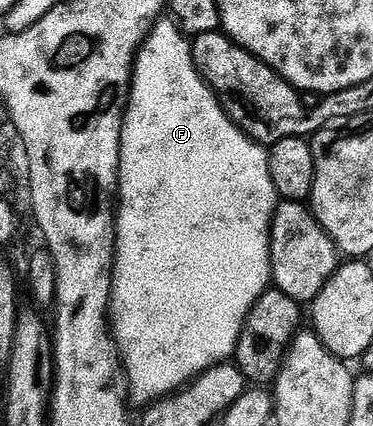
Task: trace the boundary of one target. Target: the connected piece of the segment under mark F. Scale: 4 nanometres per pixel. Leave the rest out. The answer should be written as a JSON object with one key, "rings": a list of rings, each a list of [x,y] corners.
{"rings":[[[161,19],[154,24],[153,29],[149,32],[148,37],[137,50],[137,59],[133,63],[133,79],[129,86],[129,100],[125,106],[125,121],[121,125],[121,154],[119,155],[119,171],[117,172],[117,197],[119,200],[115,205],[115,216],[117,219],[117,255],[113,258],[113,299],[111,302],[111,328],[113,336],[117,342],[117,348],[121,350],[121,360],[125,367],[125,375],[129,379],[129,387],[131,397],[134,402],[145,401],[144,403],[152,403],[162,397],[167,397],[171,393],[176,393],[178,389],[185,388],[194,377],[201,376],[215,365],[228,362],[230,358],[236,354],[237,340],[241,334],[243,323],[247,319],[247,315],[251,311],[251,307],[259,299],[259,295],[263,295],[266,289],[271,285],[271,270],[269,267],[269,232],[273,226],[273,212],[277,210],[279,198],[275,191],[275,183],[271,183],[271,171],[269,170],[269,154],[266,146],[259,145],[252,141],[236,125],[235,122],[226,113],[225,108],[221,106],[217,100],[216,93],[209,88],[205,78],[202,77],[200,71],[197,70],[197,63],[193,58],[193,41],[183,32],[181,26],[176,20]]]}

